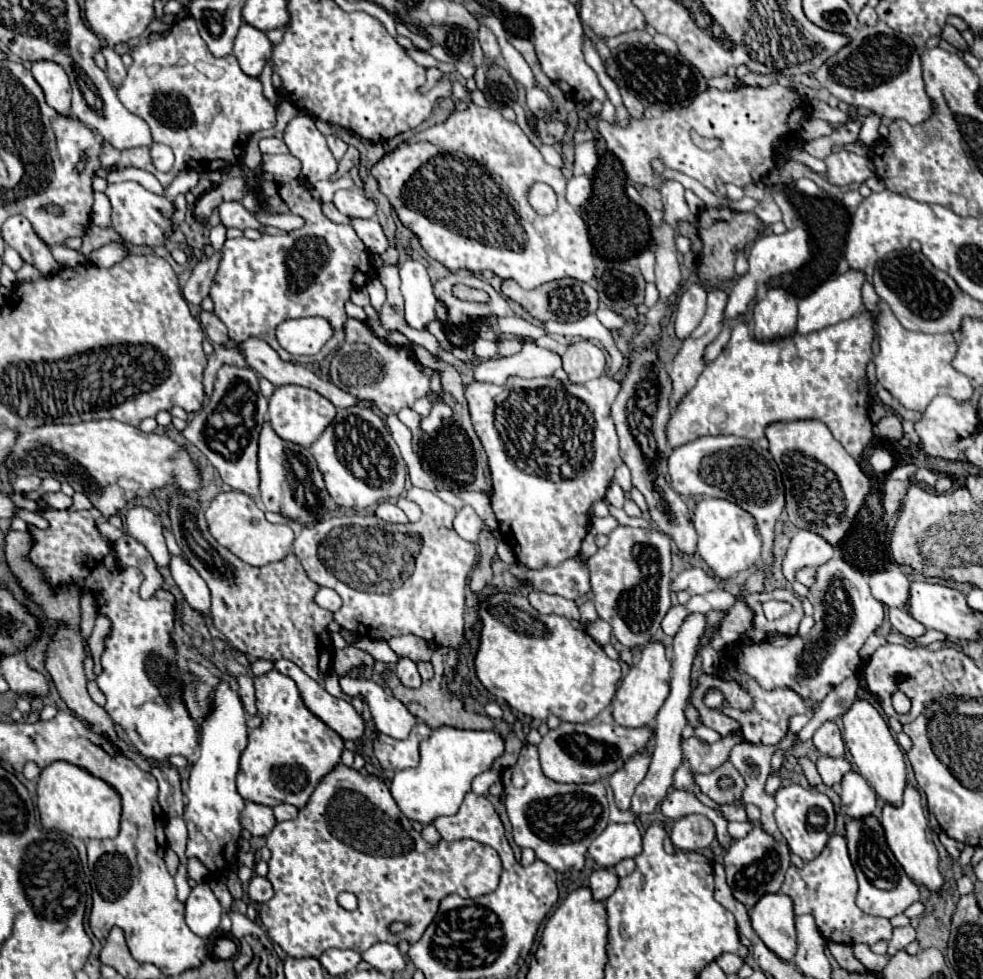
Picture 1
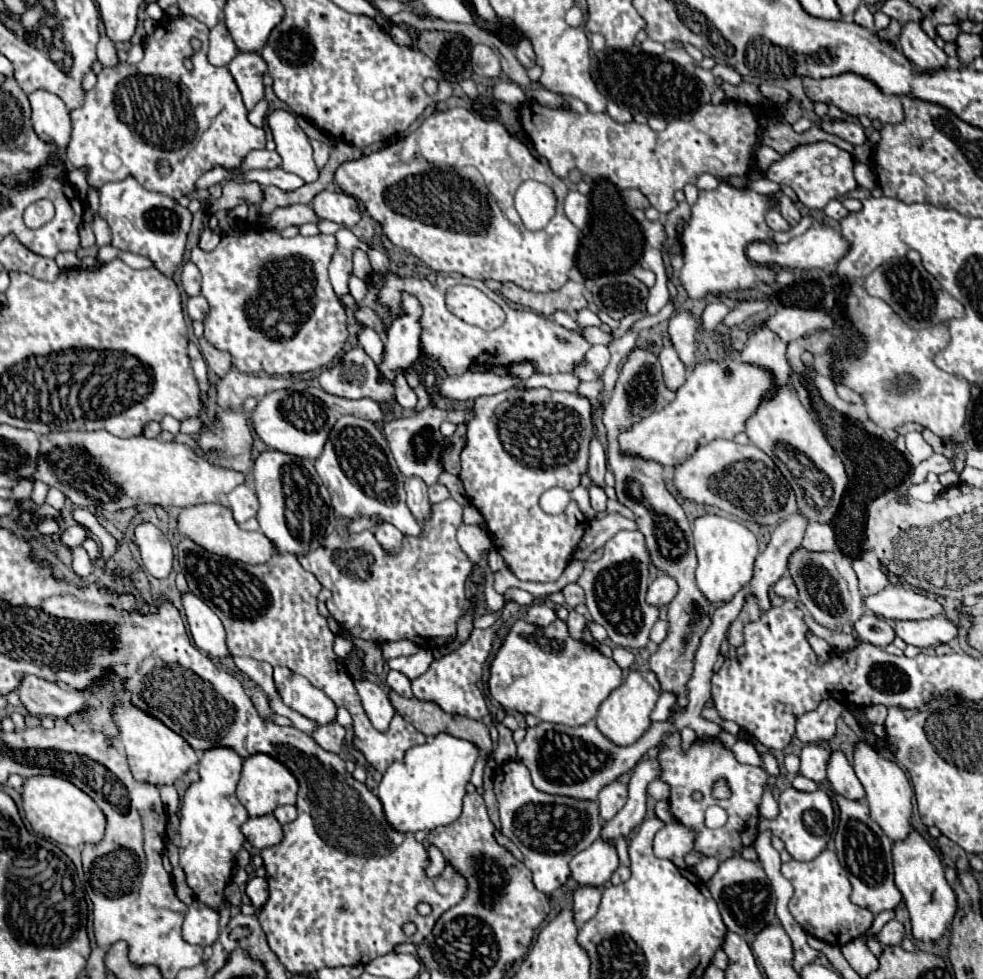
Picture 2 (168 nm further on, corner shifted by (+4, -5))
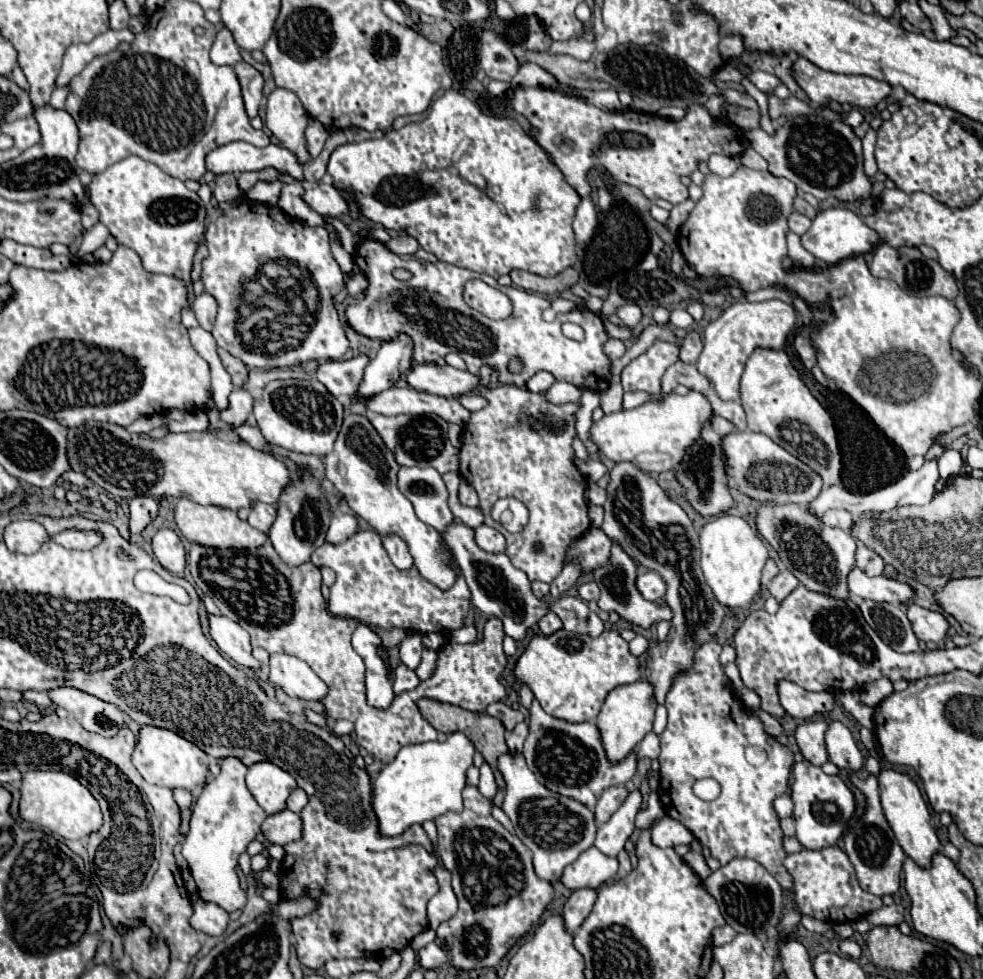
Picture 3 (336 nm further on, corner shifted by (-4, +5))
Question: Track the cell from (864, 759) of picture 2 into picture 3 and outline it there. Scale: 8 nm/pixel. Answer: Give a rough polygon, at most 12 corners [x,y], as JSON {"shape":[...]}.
{"shape":[[883,770],[879,794],[903,852],[929,868],[941,844],[917,784]]}

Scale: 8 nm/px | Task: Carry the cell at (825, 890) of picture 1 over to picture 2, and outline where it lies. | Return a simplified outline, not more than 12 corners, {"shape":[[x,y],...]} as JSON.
{"shape":[[833,850],[791,860],[791,916],[833,946],[863,936],[871,912],[849,900]]}

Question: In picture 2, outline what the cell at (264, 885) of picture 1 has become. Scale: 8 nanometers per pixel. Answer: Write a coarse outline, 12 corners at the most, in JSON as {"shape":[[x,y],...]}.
{"shape":[[265,878],[247,882],[247,896],[259,910],[267,898],[269,888]]}

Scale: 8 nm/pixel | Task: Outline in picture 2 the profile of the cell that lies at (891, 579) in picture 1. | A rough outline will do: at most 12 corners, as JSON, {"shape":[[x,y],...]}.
{"shape":[[875,554],[853,560],[863,596],[881,592],[889,580]]}

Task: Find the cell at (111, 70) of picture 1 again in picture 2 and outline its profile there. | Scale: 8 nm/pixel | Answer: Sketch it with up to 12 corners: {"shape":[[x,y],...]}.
{"shape":[[107,36],[97,44],[97,58],[105,68],[119,64],[117,50]]}

